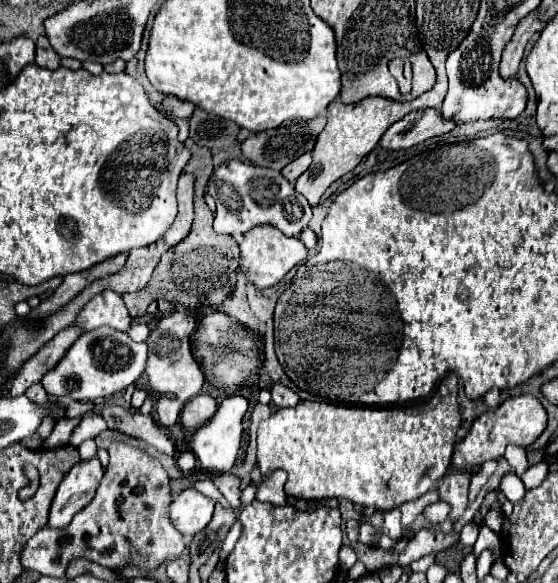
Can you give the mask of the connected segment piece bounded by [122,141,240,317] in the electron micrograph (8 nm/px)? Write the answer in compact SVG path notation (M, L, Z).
M186 141L186 147L190 149L192 157L188 161L188 165L184 167L184 173L190 173L196 177L194 181L194 223L192 223L192 231L188 233L186 239L182 239L174 249L166 251L160 259L160 263L154 269L154 275L150 279L150 283L140 289L138 293L130 293L130 295L122 295L128 313L132 317L142 317L146 313L146 307L156 301L156 299L164 299L170 303L180 303L184 307L188 307L190 311L198 311L198 309L208 309L208 307L216 307L222 303L222 299L230 297L234 285L236 285L236 273L240 269L240 253L238 253L238 243L234 241L234 237L230 235L218 235L212 229L212 221L214 221L214 213L208 209L208 205L204 203L204 187L206 181L214 169L212 165L212 153L204 147L194 145L192 141Z

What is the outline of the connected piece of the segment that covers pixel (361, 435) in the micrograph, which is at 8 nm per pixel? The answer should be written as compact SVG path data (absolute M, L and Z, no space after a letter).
M448 375L442 379L438 393L418 409L410 407L370 407L338 405L320 401L300 401L296 407L278 409L258 427L258 467L260 471L284 469L288 473L286 495L296 499L348 499L362 507L390 511L406 501L418 499L438 485L452 465L456 445L456 429L460 425L458 379Z

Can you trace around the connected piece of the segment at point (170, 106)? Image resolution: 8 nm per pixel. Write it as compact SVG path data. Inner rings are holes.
M168 95L168 97L160 103L160 107L162 107L162 111L164 111L166 115L170 115L172 119L176 119L176 117L188 119L188 117L192 115L192 111L194 111L194 105L192 105L190 101L182 101L182 99L172 97L172 95Z

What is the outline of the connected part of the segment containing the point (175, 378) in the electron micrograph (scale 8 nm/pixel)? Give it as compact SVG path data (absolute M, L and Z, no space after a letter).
M172 311L170 315L158 319L154 331L146 339L146 343L148 343L146 375L148 375L152 393L148 395L144 405L140 407L140 413L148 415L152 411L156 395L172 395L174 393L180 399L180 403L186 403L200 393L202 383L204 383L204 375L192 355L190 335L194 333L194 329L196 329L196 319L188 311Z

